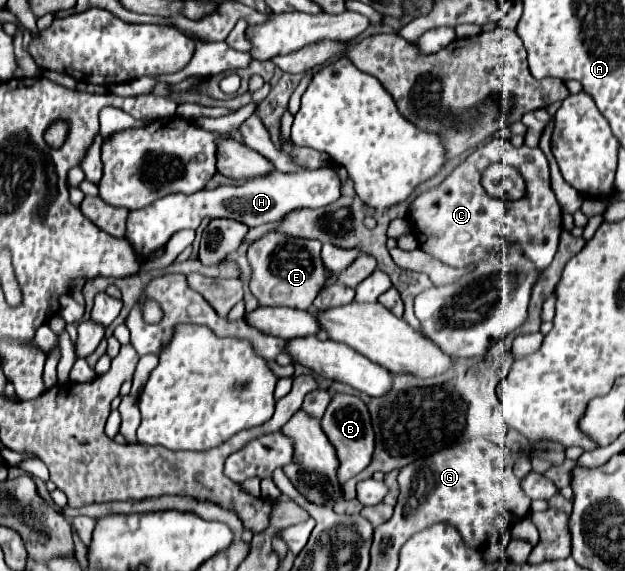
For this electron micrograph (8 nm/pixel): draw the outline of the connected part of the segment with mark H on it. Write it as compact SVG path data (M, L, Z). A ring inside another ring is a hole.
M277 169L269 171L269 175L261 175L257 179L249 179L245 185L223 185L217 189L203 189L191 195L173 193L153 201L149 207L137 209L129 213L127 219L127 239L133 245L135 253L145 259L151 251L165 247L169 237L179 229L197 229L205 217L229 217L241 221L247 227L259 227L265 223L279 221L285 213L301 207L325 207L339 199L341 179L333 169L315 169L315 171L295 171L281 173Z

